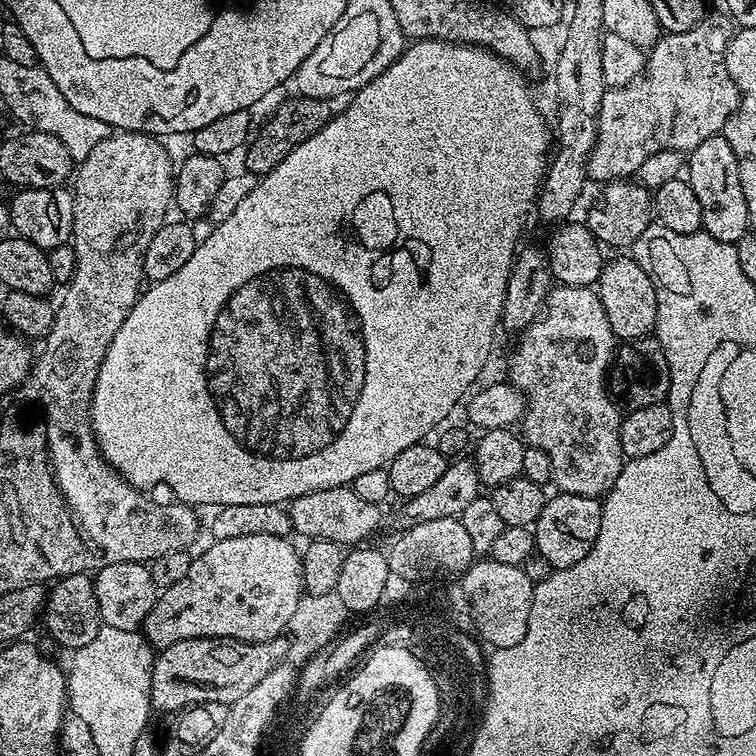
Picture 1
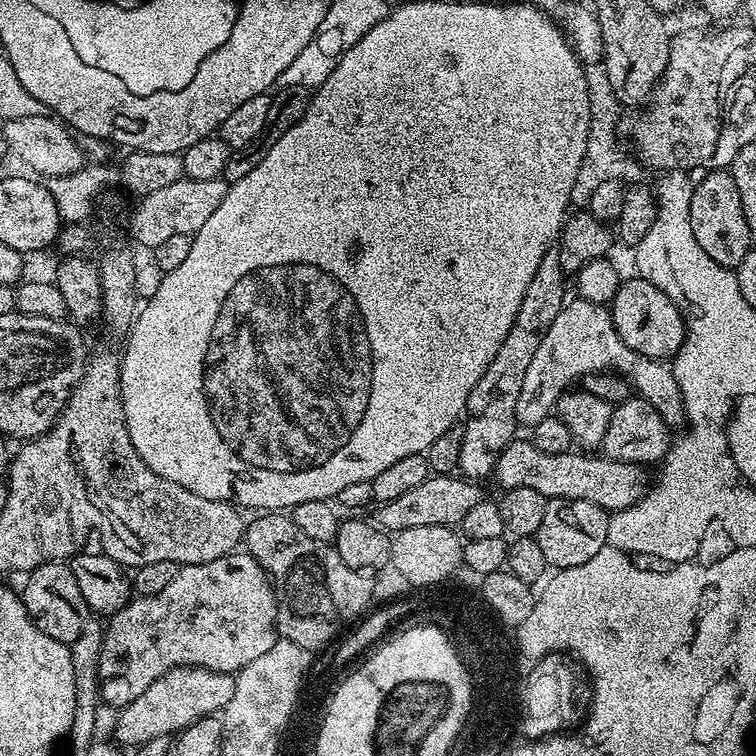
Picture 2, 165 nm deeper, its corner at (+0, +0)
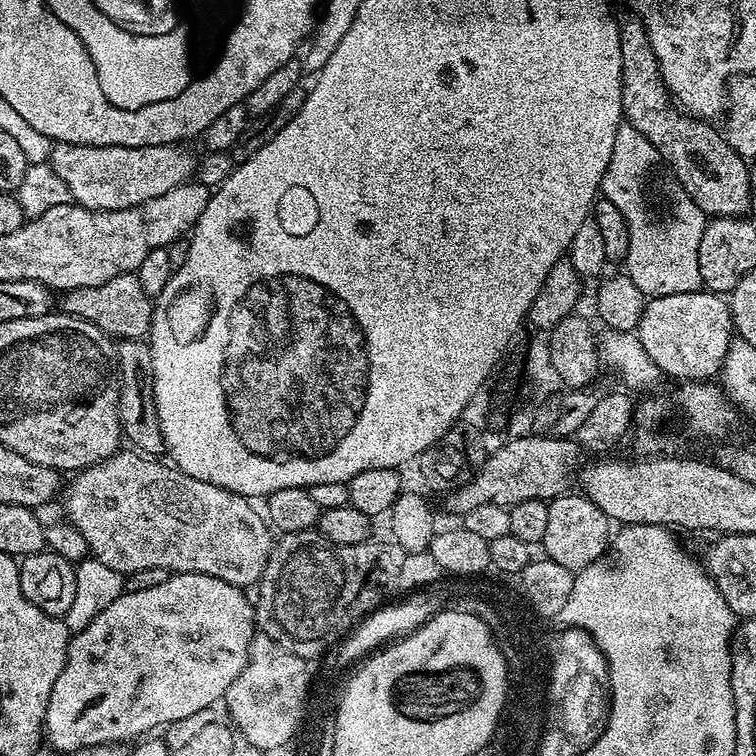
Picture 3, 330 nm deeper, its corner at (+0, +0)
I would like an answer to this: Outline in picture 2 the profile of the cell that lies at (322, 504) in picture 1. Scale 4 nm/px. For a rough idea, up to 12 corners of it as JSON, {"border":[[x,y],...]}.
{"border":[[429,475],[402,498],[379,505],[389,534],[417,526],[463,525],[481,485]]}

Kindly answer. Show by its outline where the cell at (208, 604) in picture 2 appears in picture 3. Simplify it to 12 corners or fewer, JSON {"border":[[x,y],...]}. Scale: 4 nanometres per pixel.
{"border":[[177,572],[68,641],[46,706],[68,754],[219,705],[248,594]]}

